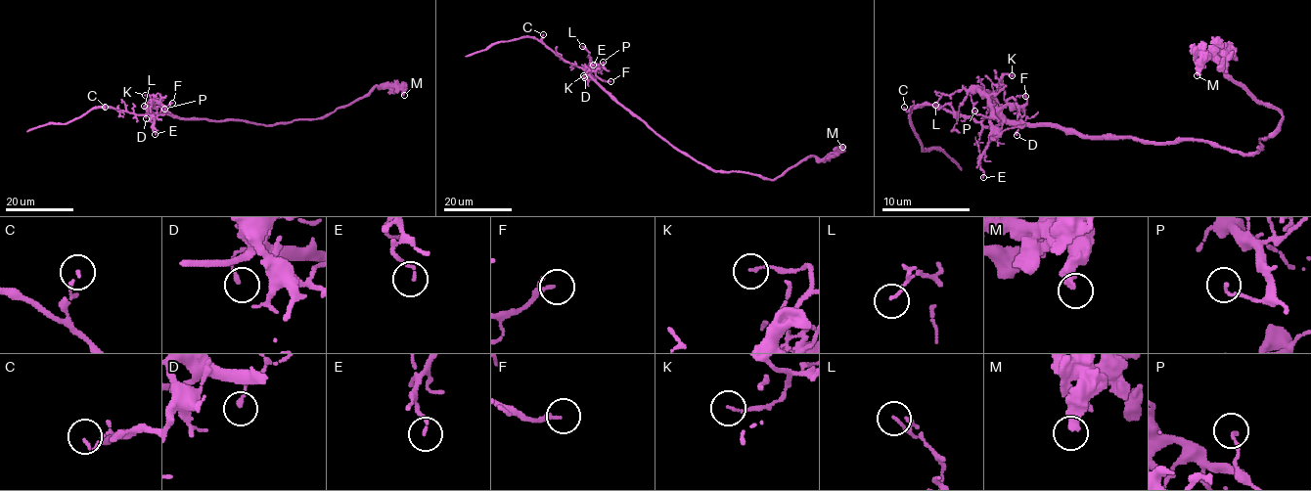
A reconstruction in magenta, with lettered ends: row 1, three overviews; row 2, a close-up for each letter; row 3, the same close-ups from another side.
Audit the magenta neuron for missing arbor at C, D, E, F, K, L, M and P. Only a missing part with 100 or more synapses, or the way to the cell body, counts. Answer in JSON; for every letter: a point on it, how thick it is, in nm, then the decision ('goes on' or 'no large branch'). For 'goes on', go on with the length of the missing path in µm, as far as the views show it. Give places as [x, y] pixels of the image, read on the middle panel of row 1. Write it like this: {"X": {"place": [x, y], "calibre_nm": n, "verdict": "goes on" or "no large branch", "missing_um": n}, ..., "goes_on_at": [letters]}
{"C": {"place": [543, 34], "calibre_nm": 70, "verdict": "no large branch"}, "D": {"place": [584, 77], "calibre_nm": 160, "verdict": "no large branch"}, "E": {"place": [593, 65], "calibre_nm": 90, "verdict": "no large branch"}, "F": {"place": [610, 81], "calibre_nm": 160, "verdict": "no large branch"}, "K": {"place": [583, 75], "calibre_nm": 110, "verdict": "no large branch"}, "L": {"place": [582, 46], "calibre_nm": 90, "verdict": "no large branch"}, "M": {"place": [842, 147], "calibre_nm": 400, "verdict": "no large branch"}, "P": {"place": [603, 62], "calibre_nm": 140, "verdict": "no large branch"}, "goes_on_at": []}

